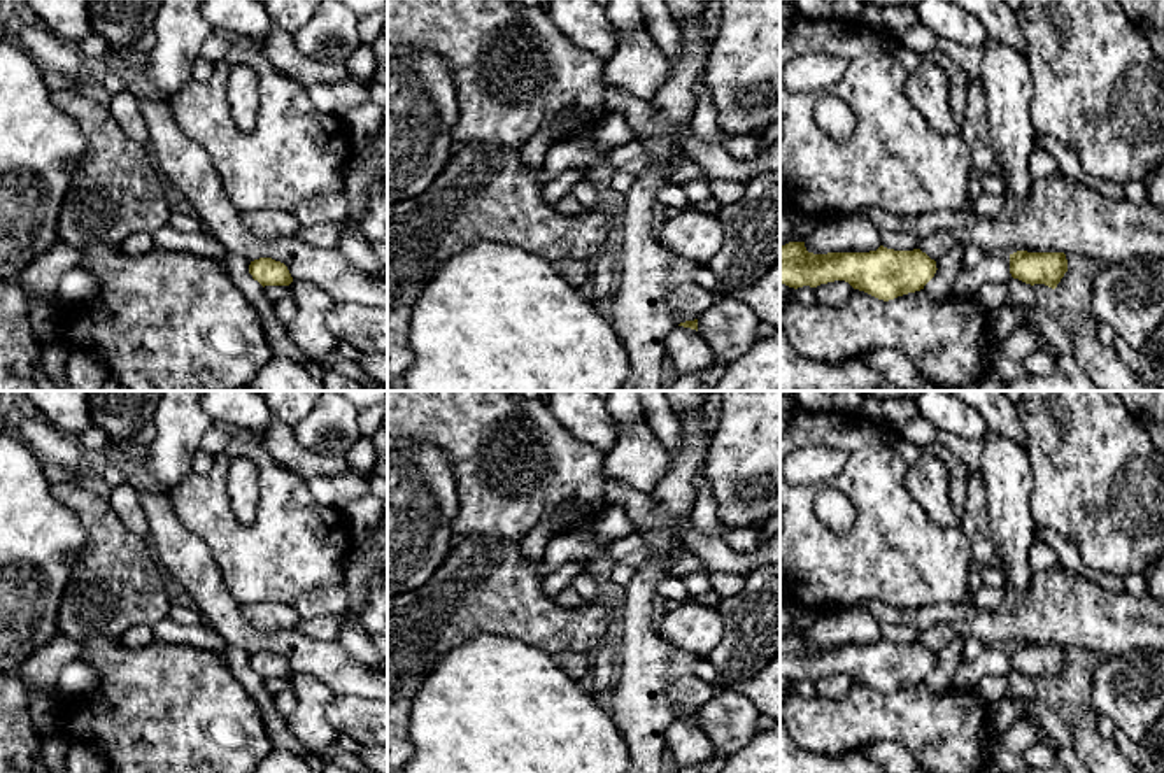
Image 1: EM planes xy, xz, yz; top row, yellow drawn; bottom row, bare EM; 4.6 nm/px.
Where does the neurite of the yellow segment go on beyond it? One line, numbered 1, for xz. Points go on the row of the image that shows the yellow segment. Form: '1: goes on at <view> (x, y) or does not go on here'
1: does not go on here

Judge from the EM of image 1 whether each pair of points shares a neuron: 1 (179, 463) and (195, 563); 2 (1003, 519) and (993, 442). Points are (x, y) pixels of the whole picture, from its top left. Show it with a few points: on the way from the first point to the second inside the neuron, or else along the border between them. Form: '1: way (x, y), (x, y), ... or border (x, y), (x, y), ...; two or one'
1: border (160, 489), (167, 495); two
2: way (1003, 500), (1003, 461); one

